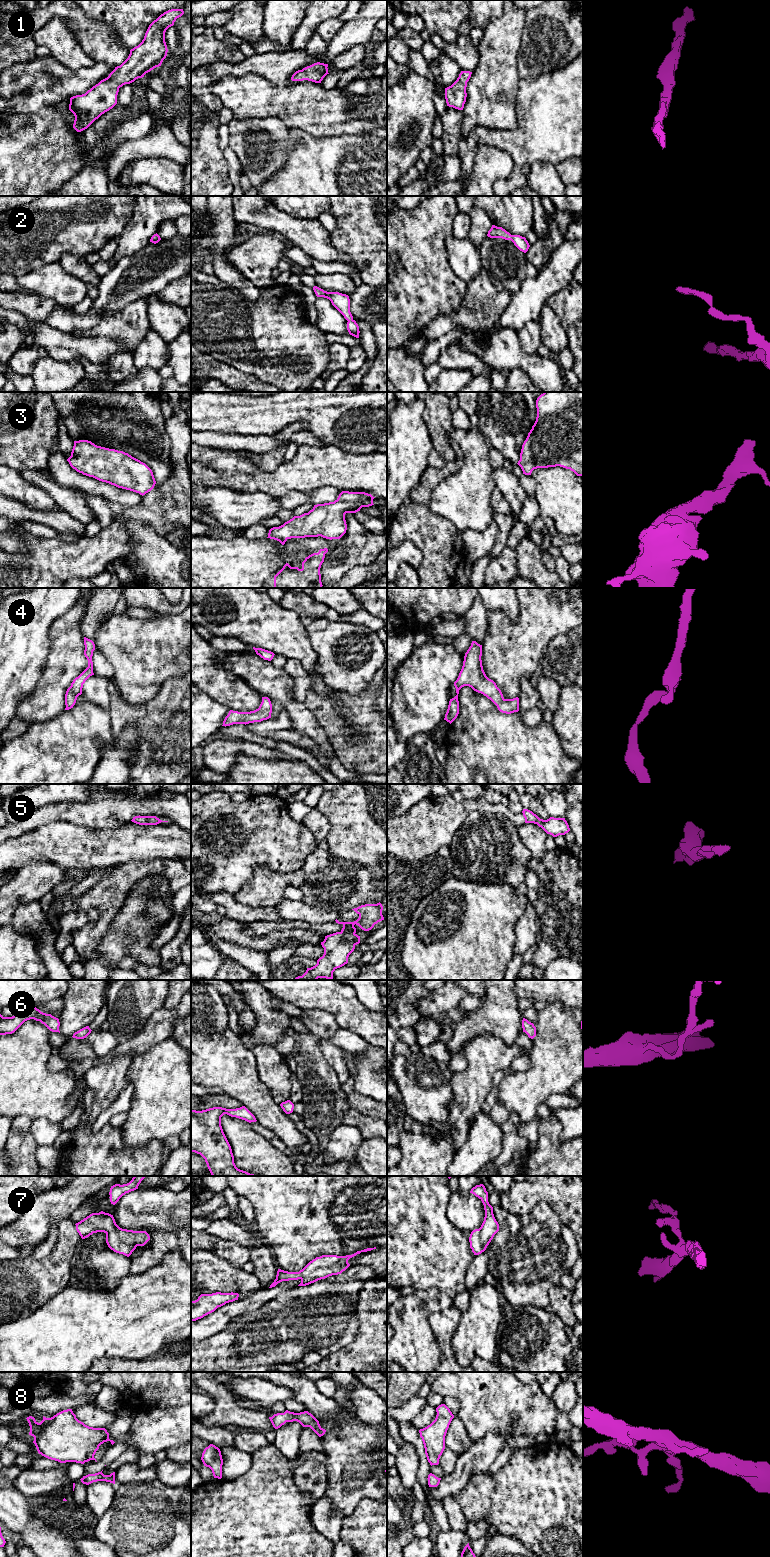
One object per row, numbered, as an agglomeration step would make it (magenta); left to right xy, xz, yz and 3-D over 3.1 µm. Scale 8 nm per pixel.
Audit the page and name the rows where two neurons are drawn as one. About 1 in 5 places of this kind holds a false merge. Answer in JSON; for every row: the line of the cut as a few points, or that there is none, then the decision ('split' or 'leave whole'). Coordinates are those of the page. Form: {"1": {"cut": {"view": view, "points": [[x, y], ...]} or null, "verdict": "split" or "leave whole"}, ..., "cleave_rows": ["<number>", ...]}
{"1": {"cut": null, "verdict": "leave whole"}, "2": {"cut": null, "verdict": "leave whole"}, "3": {"cut": null, "verdict": "leave whole"}, "4": {"cut": null, "verdict": "leave whole"}, "5": {"cut": null, "verdict": "leave whole"}, "6": {"cut": null, "verdict": "leave whole"}, "7": {"cut": null, "verdict": "leave whole"}, "8": {"cut": null, "verdict": "leave whole"}, "cleave_rows": []}

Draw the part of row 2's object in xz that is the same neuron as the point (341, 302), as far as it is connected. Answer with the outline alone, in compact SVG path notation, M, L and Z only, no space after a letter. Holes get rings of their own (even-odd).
M314 286L313 290L317 297L324 297L331 301L332 305L344 316L347 322L347 330L350 335L359 338L359 326L356 321L353 319L353 316L350 312L350 299L346 294L339 292L327 292L323 289Z

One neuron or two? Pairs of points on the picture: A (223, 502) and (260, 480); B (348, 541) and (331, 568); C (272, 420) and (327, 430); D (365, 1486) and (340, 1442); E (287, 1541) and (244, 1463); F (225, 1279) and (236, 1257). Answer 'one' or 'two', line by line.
A: two
B: one
C: one
D: one
E: two
F: two

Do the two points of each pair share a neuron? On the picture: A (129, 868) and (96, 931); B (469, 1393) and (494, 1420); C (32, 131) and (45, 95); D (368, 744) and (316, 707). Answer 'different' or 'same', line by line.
A: same
B: same
C: different
D: same

